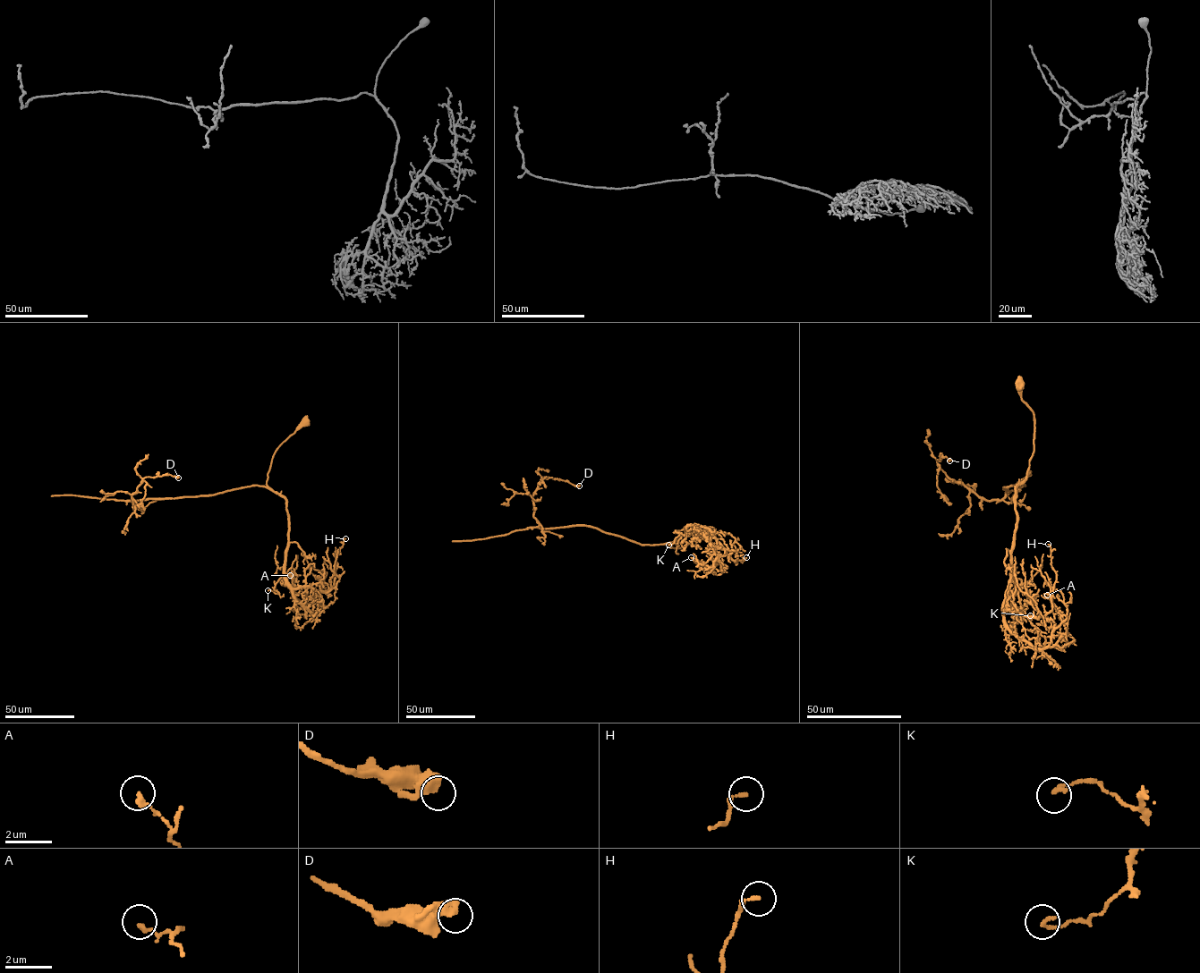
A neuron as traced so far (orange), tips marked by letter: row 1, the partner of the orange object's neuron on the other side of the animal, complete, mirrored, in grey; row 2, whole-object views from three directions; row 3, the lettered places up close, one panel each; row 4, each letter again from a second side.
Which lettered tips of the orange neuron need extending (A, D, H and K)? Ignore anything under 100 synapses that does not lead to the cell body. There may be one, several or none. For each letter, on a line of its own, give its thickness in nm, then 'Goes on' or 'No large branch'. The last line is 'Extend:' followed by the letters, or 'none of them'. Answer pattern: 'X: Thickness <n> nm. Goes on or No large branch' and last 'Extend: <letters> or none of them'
A: Thickness 190 nm. No large branch
D: Thickness 550 nm. No large branch
H: Thickness 150 nm. No large branch
K: Thickness 180 nm. No large branch
Extend: none of them

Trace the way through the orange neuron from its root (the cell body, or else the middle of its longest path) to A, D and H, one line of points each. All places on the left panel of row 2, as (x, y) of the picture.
A: (303, 421), (275, 452), (267, 484), (285, 501), (287, 584), (292, 596), (314, 614), (312, 601), (290, 575)
D: (303, 421), (275, 452), (267, 486), (138, 500), (138, 506), (132, 507), (131, 494), (143, 478), (178, 478)
H: (303, 421), (276, 451), (267, 482), (285, 501), (287, 582), (327, 590), (345, 538)

